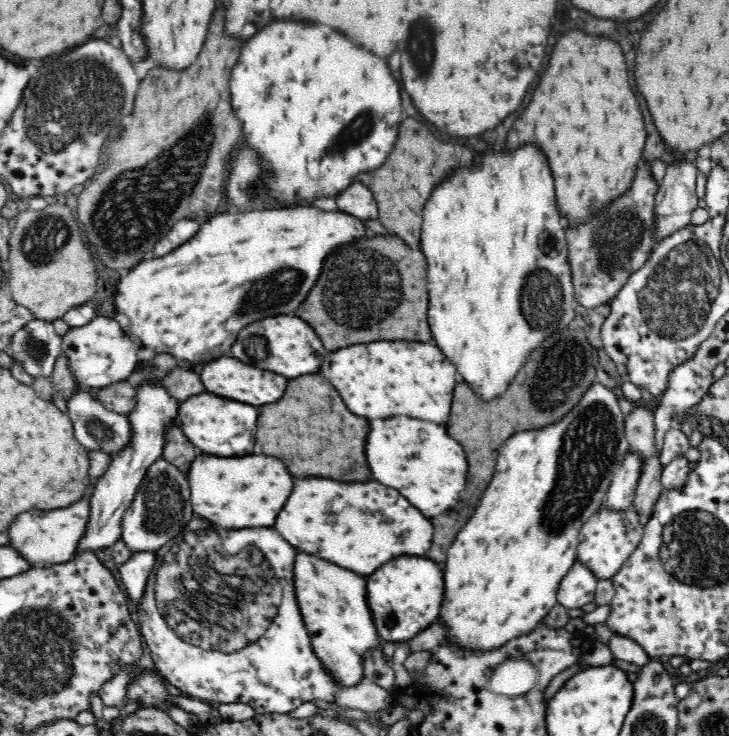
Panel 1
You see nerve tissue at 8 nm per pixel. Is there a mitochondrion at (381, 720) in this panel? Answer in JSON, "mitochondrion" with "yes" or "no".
{"mitochondrion":"no"}

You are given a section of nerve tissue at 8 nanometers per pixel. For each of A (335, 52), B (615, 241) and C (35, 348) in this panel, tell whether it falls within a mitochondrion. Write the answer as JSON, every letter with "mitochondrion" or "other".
{"A":"other","B":"mitochondrion","C":"mitochondrion"}

